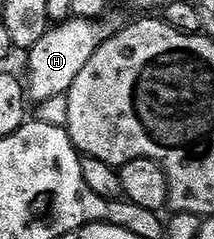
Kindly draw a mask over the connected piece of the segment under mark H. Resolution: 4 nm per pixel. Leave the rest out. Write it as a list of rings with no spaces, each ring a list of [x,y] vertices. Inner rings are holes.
[[[71,17],[60,25],[50,26],[46,35],[35,46],[29,48],[27,52],[27,58],[29,58],[27,95],[32,102],[34,99],[37,103],[45,103],[48,99],[59,98],[58,100],[60,100],[62,97],[68,96],[75,77],[79,77],[79,72],[83,70],[83,65],[87,65],[87,61],[91,61],[91,57],[95,57],[95,49],[99,49],[99,45],[105,43],[107,30],[105,31],[103,24],[104,22],[94,21],[92,19]]]

